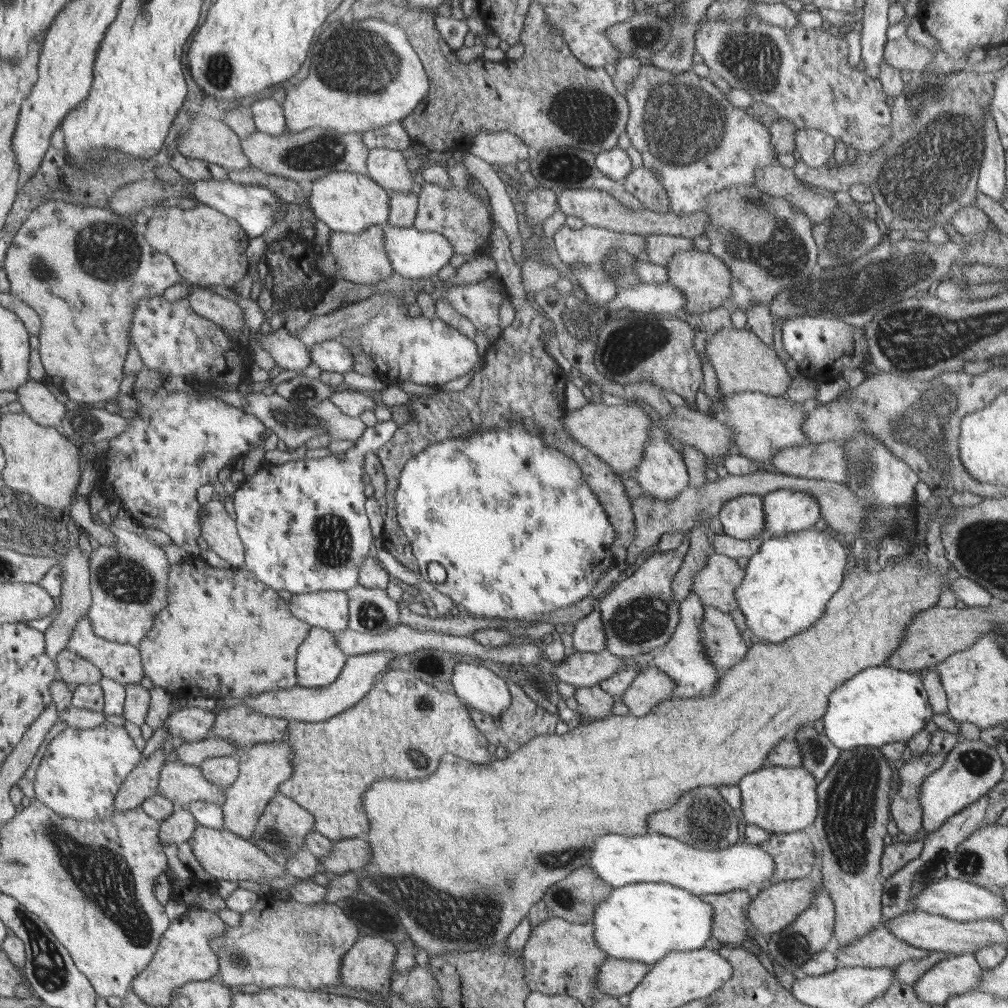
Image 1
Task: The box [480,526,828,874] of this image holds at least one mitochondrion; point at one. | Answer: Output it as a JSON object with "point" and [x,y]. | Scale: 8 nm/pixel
{"point":[641,620]}

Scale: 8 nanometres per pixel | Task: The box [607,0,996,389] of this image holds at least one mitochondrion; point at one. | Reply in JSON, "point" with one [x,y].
{"point":[934,161]}

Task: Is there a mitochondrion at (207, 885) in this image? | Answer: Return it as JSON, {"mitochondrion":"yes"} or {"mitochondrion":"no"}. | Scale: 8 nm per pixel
{"mitochondrion":"no"}

